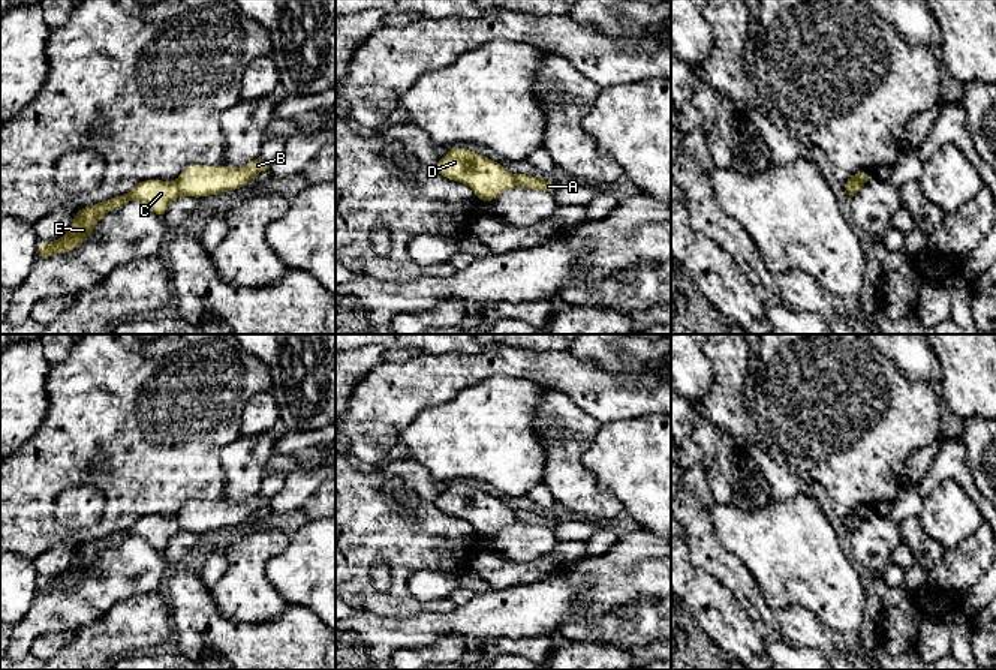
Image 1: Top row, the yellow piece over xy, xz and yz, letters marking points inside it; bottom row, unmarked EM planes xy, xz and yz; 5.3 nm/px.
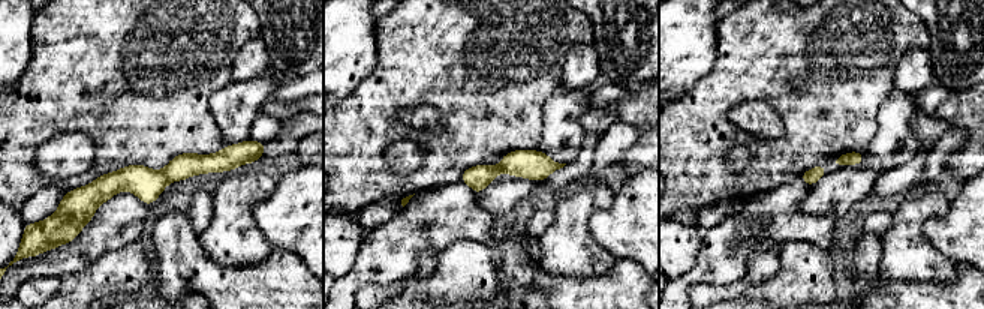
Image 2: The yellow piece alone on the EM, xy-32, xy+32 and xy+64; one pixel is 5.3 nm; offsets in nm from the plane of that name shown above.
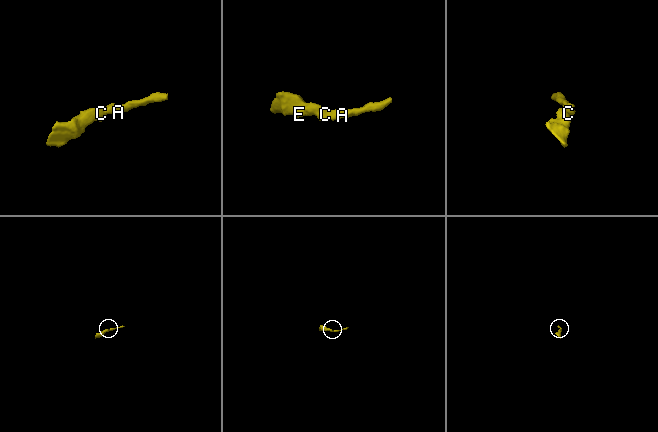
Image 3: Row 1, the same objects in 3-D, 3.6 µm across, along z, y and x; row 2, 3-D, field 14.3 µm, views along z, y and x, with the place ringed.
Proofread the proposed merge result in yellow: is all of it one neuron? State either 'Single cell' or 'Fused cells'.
Fused cells

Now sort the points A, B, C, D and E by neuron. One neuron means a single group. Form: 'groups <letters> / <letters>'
groups A B / C D E

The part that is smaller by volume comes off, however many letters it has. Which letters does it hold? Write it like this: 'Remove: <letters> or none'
Remove: A, B

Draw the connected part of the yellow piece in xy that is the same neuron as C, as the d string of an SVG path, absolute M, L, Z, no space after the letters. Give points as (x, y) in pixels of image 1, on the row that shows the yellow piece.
M162 180L139 181L126 195L109 198L108 201L78 210L73 225L64 237L52 243L37 244L37 259L48 259L54 253L66 253L76 249L91 235L93 228L105 213L121 207L127 201L142 201L157 217L162 217L177 196L180 196L180 190L175 183Z

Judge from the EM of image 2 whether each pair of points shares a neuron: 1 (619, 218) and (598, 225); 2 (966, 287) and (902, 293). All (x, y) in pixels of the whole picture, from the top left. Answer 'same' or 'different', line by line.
1: same
2: same

